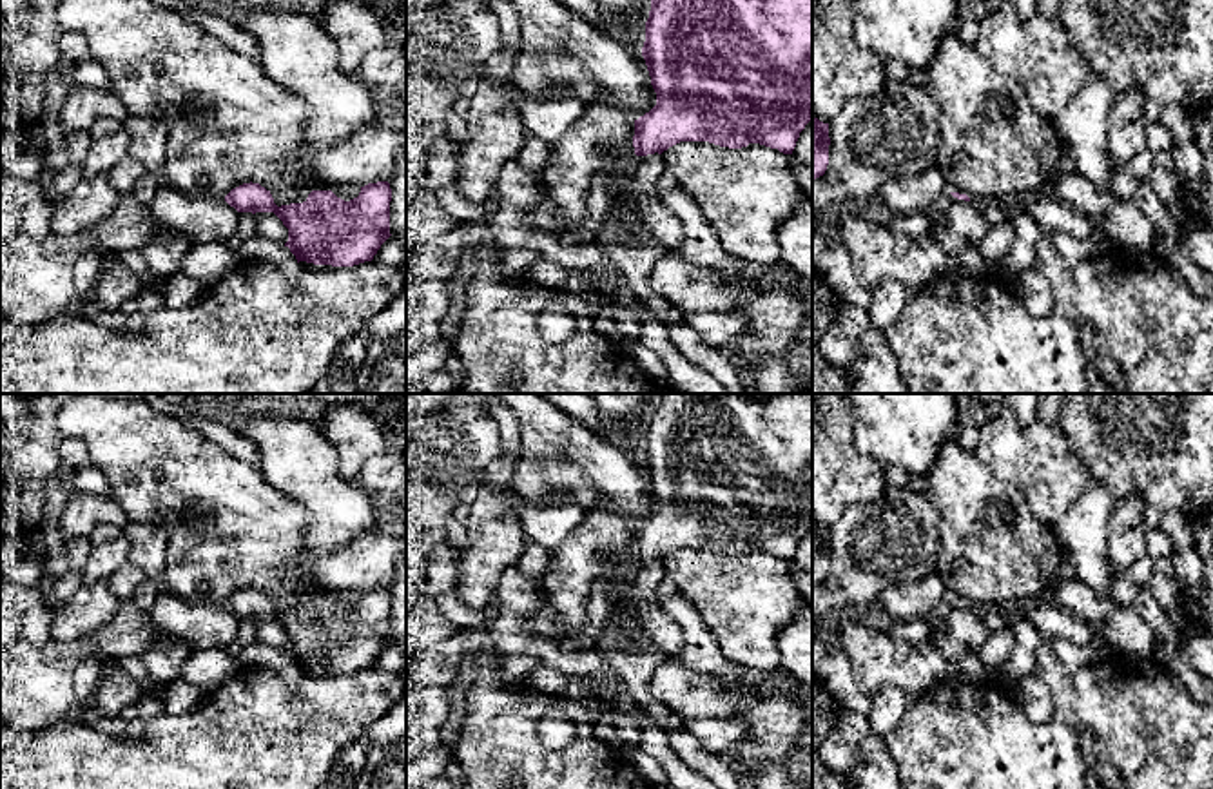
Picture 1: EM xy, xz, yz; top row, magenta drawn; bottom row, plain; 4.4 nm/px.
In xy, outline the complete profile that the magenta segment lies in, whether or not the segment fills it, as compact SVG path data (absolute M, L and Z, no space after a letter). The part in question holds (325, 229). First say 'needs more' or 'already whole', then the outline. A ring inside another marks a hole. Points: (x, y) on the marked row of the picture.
already whole; M388 181L368 183L361 187L357 198L344 201L332 190L312 190L303 203L277 207L270 190L259 183L243 183L232 189L225 201L238 212L274 212L288 229L285 247L296 256L297 263L354 267L372 261L390 234L390 201L392 189Z

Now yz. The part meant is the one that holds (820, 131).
already whole; M812 116L812 180L825 174L829 165L829 123Z

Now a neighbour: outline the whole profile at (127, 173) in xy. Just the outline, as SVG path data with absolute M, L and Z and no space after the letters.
M125 156L107 172L109 181L118 194L129 194L134 185L147 174L147 167L132 156Z

